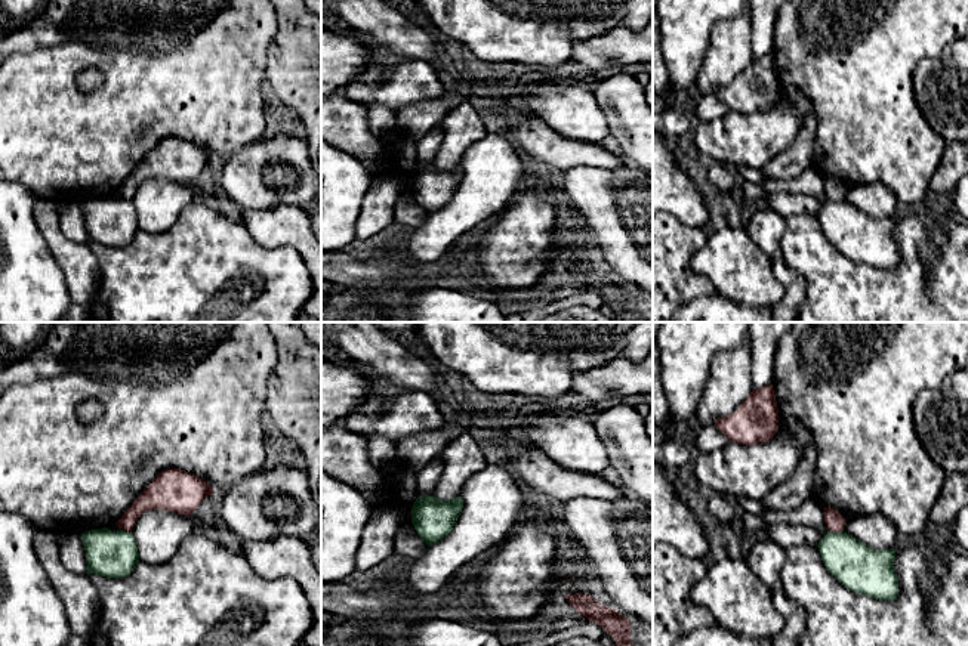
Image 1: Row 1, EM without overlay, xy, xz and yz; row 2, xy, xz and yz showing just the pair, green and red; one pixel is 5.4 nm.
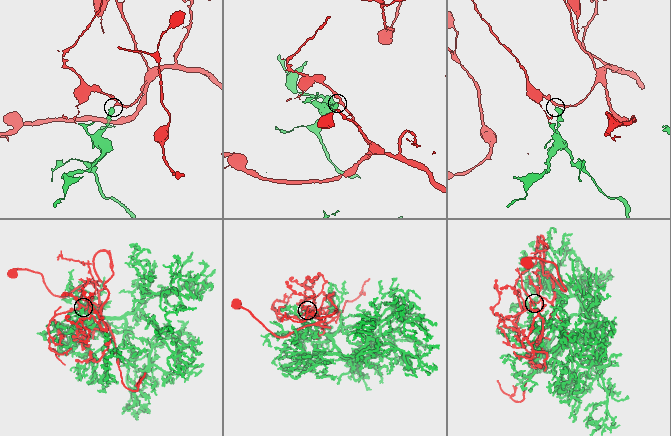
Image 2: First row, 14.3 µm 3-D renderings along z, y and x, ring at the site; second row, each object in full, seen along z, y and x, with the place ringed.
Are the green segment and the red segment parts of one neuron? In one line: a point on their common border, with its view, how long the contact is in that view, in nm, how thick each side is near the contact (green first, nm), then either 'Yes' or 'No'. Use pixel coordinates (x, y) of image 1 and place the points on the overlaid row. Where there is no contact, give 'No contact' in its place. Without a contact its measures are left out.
Touches green at yz (837, 532). Shared border 80 nm. Thickness 260 nm (green) against 100 nm. No

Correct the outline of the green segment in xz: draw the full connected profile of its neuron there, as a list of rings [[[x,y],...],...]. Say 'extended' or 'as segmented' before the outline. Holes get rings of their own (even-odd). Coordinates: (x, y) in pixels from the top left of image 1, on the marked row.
as segmented; [[[434,495],[419,497],[411,507],[411,523],[426,545],[437,544],[448,535],[462,513],[463,500],[440,500]]]

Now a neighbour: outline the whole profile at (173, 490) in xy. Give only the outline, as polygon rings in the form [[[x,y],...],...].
[[[166,469],[133,501],[117,525],[121,531],[132,532],[138,517],[148,510],[191,516],[209,495],[213,495],[213,488],[206,480],[185,470]]]

